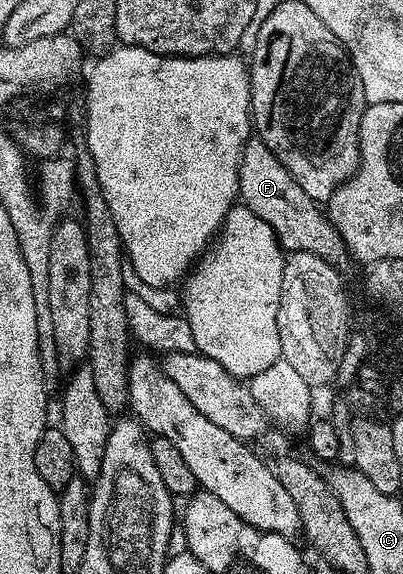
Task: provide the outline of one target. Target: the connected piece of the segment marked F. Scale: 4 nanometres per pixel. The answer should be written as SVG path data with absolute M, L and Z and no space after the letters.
M257 135L247 141L238 172L238 196L241 204L250 208L276 235L278 244L287 254L296 251L312 251L312 255L320 255L328 264L338 267L342 260L347 260L346 244L340 239L340 233L331 223L323 206L312 200L296 179L288 175L288 169L268 151L268 147Z

